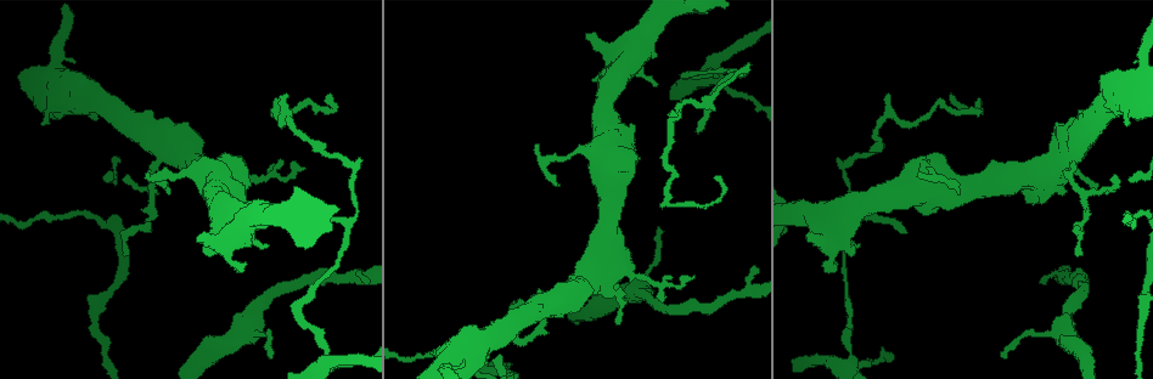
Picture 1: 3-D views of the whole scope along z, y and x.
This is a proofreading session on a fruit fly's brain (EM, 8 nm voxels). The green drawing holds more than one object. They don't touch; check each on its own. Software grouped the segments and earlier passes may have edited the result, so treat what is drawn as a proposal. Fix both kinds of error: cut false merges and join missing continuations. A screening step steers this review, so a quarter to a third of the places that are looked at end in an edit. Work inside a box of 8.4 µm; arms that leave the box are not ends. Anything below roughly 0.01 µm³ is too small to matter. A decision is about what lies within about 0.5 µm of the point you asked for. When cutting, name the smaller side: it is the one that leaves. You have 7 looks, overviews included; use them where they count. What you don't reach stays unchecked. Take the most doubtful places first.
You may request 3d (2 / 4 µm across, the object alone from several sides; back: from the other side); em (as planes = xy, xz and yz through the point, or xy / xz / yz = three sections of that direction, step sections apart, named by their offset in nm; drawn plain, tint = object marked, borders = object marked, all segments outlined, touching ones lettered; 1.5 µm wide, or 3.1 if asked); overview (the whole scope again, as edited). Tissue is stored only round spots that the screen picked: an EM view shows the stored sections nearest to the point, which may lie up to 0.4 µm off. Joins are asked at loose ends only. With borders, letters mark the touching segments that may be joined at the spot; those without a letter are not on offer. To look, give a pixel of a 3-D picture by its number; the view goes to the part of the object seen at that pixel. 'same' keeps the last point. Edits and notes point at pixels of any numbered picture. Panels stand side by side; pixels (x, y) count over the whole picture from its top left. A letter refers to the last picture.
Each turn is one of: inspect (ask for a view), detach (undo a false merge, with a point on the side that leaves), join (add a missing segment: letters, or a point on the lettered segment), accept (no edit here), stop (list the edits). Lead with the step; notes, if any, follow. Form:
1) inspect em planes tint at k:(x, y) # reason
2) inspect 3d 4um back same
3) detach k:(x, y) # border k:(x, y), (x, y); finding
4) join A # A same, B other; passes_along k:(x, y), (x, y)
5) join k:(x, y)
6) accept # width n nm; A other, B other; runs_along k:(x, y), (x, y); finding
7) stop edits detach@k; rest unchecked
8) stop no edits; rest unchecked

inspect 3d 4um at 1:(242, 199)

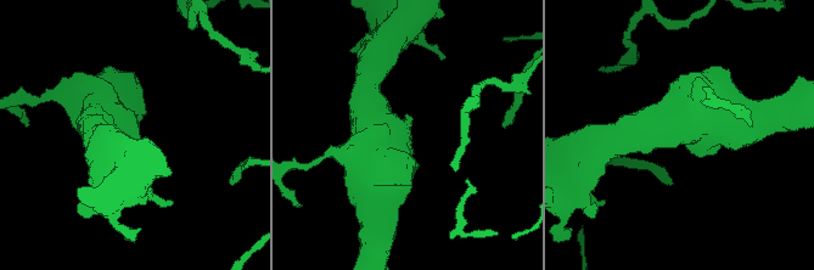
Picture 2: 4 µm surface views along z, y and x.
inspect em planes plain at 2:(408, 117) # need the tissue

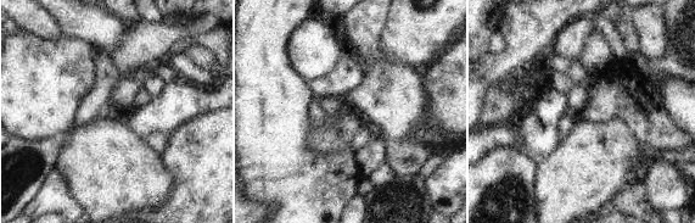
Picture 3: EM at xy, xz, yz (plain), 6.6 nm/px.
inspect em planes borders same # what lies round it

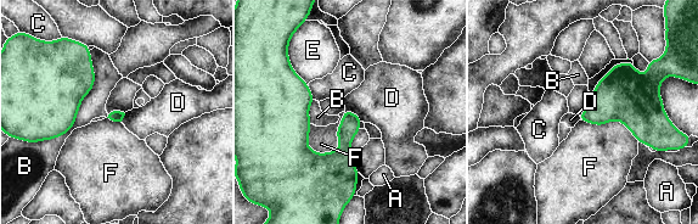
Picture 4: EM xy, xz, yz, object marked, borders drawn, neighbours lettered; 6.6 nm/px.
accept # A other, B other, C other, D other, E other, F other; border 4:(345, 108), (354, 112), (362, 121); no lettered segment goes on from it

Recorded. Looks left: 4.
inspect 3d 4um at 1:(950, 95) # free end

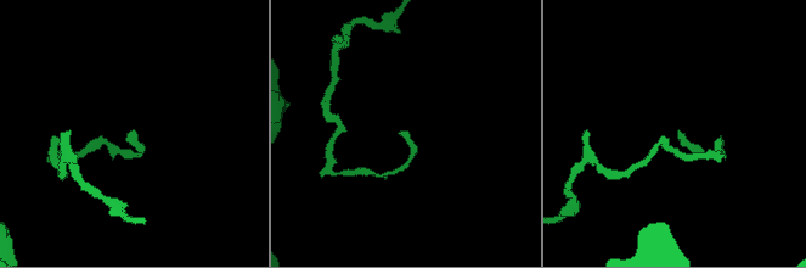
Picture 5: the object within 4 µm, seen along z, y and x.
inspect em xy step 4 tint at 5:(680, 130)

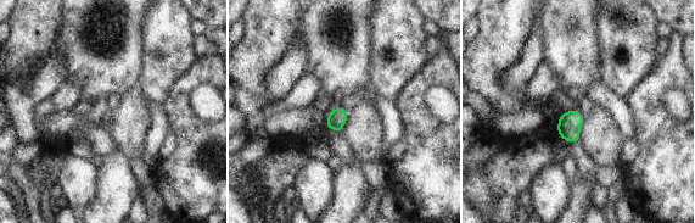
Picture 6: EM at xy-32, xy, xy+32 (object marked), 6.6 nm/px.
inspect em planes borders same # another direction

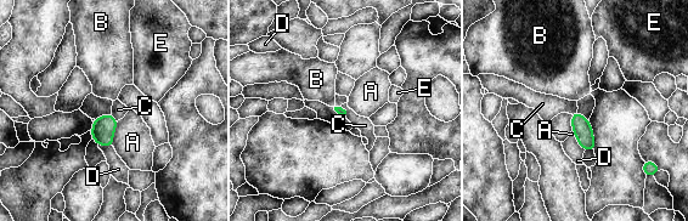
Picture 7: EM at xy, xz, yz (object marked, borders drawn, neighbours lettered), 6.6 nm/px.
accept # longest_contact A 170 nm; A other, B other, C other, D other, E other; no lettered segment goes on from it

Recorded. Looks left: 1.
stop no edits; rest unchecked

